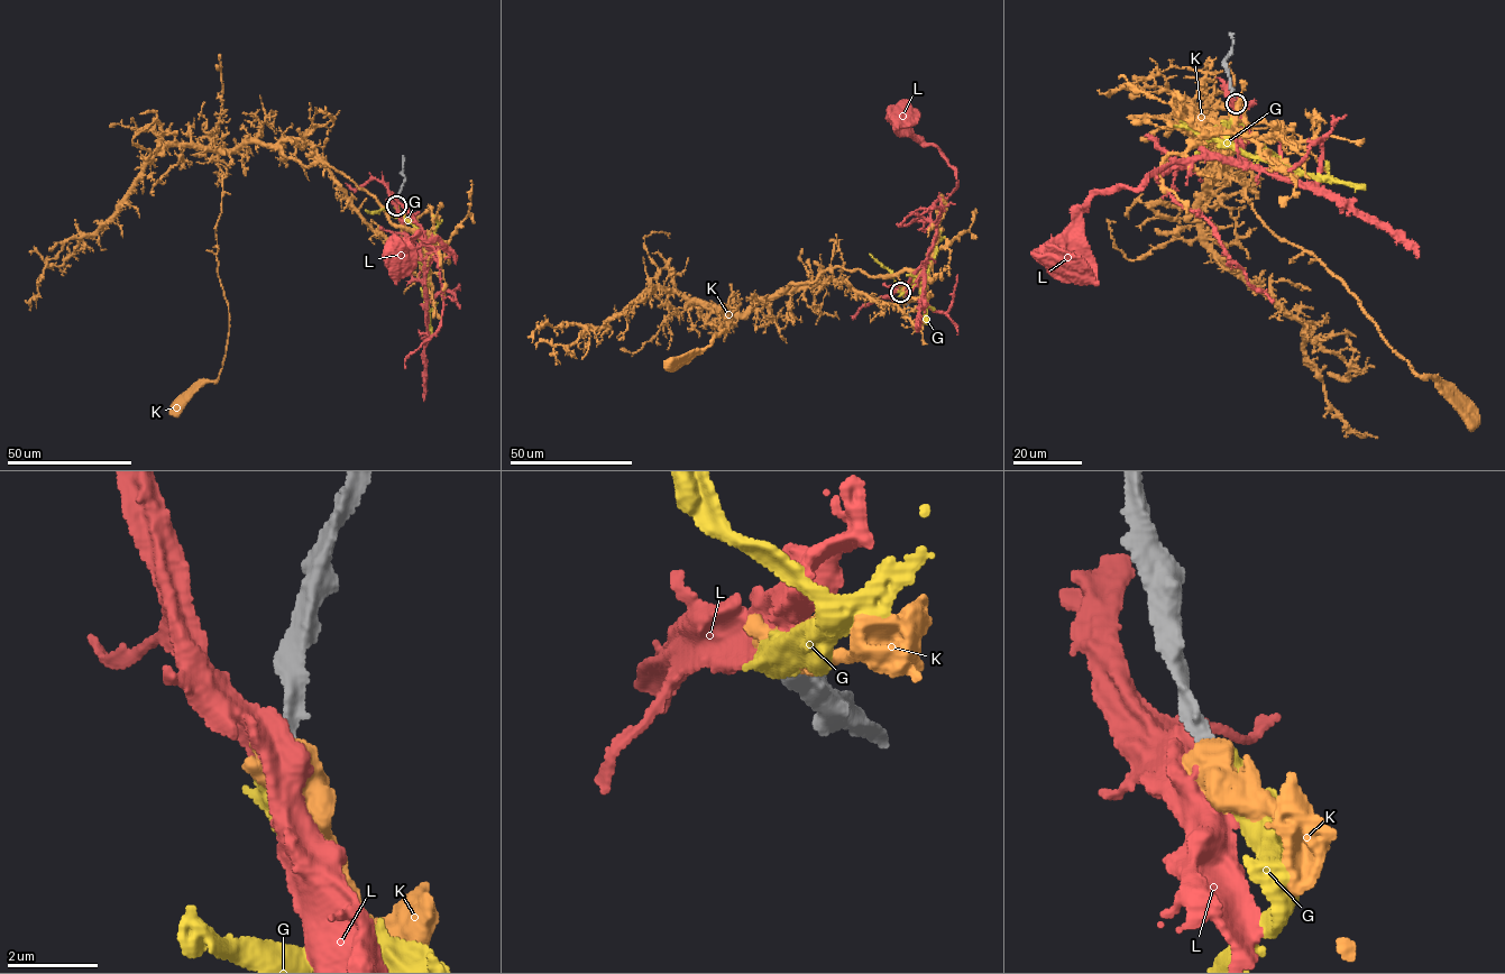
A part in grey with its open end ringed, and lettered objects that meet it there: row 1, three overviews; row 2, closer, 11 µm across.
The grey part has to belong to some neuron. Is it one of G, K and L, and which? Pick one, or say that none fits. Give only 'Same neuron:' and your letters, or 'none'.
Same neuron: G

